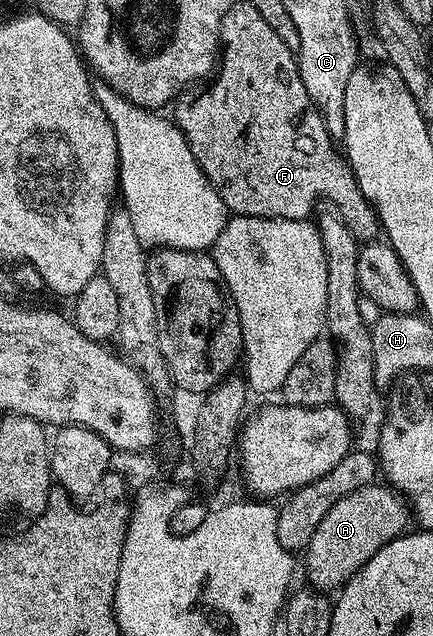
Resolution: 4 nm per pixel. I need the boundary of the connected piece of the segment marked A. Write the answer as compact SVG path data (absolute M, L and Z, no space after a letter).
M373 483L350 491L346 499L338 499L338 503L326 511L303 554L308 568L307 584L319 591L339 590L371 557L382 551L386 542L405 532L409 528L408 521L410 525L410 506L399 489L387 483Z

